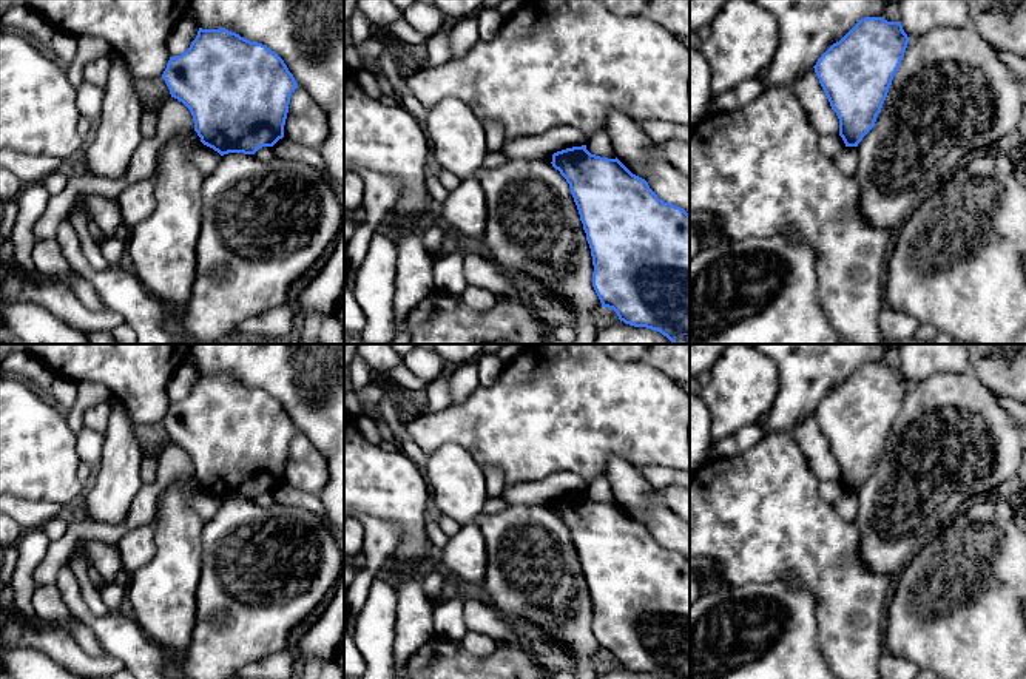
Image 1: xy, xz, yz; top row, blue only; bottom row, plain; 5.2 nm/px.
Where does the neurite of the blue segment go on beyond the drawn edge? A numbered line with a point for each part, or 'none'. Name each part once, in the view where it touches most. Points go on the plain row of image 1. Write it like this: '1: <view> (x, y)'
none

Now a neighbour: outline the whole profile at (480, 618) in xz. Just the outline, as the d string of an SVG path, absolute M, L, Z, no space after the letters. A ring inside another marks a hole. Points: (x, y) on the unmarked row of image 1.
M475 599L464 600L463 614L469 631L492 637L501 645L511 644L517 637L520 623L526 625L525 622L509 619L492 603Z

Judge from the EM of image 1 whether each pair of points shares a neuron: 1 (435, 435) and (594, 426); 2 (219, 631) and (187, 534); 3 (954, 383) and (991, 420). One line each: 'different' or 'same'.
1: same
2: different
3: same

